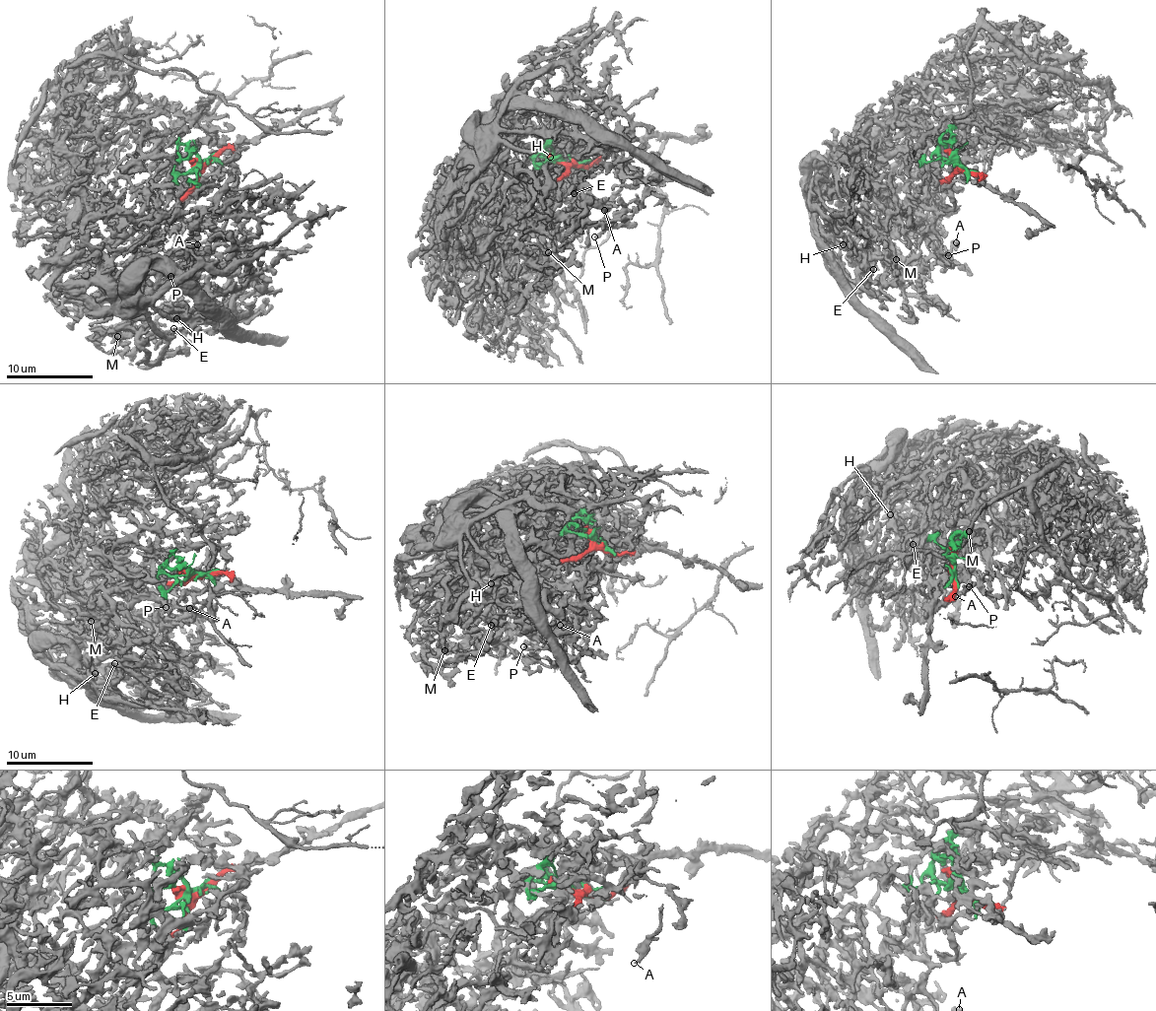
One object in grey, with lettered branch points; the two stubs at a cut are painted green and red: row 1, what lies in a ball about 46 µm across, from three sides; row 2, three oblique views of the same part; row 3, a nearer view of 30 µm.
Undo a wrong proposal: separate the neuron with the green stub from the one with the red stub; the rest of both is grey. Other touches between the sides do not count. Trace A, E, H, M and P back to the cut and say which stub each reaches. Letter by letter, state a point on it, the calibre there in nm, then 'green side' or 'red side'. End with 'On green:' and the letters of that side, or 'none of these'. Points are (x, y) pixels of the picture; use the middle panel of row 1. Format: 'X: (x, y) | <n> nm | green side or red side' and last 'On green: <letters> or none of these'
A: (604, 210) | 200 nm | green side
E: (574, 193) | 320 nm | green side
H: (550, 157) | 400 nm | green side
M: (548, 252) | 280 nm | green side
P: (594, 236) | 240 nm | green side
On green: A, E, H, M, P

